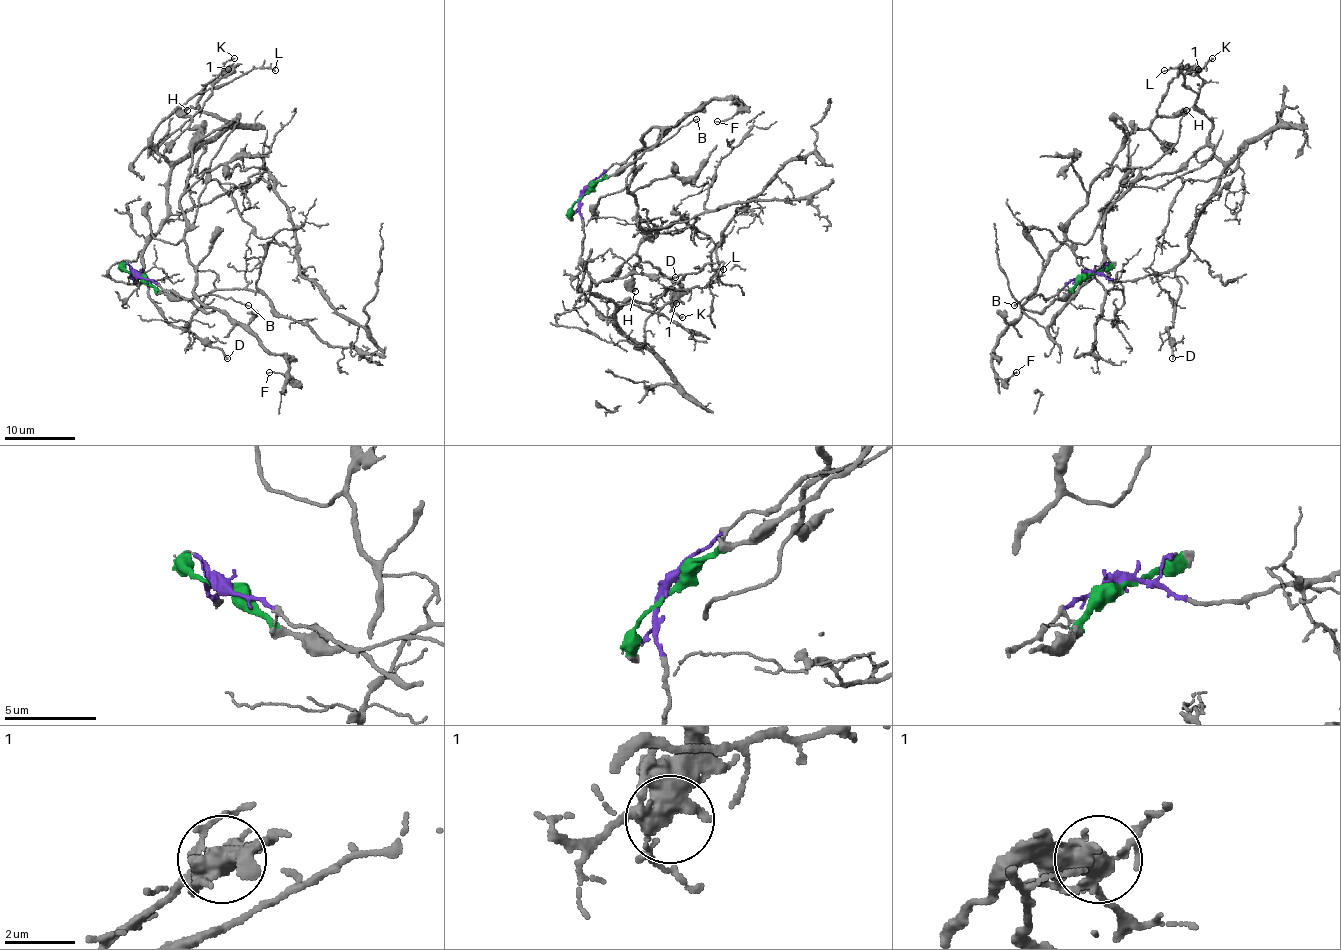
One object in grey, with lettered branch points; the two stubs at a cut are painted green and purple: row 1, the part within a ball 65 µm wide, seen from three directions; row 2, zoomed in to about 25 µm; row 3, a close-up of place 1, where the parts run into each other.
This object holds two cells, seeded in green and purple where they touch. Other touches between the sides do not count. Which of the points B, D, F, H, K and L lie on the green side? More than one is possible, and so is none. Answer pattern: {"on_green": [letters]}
{"on_green": ["F", "H", "K"]}

